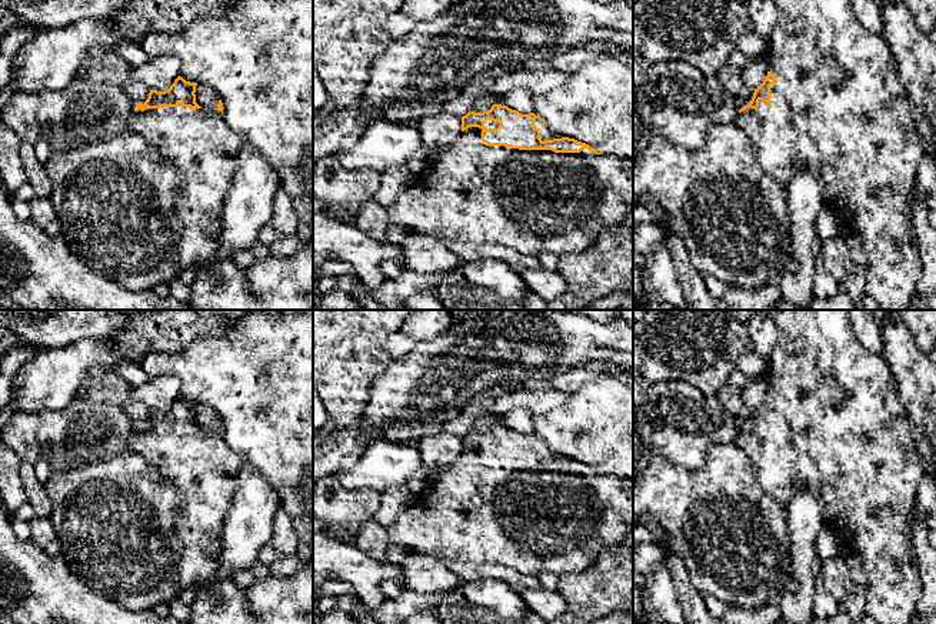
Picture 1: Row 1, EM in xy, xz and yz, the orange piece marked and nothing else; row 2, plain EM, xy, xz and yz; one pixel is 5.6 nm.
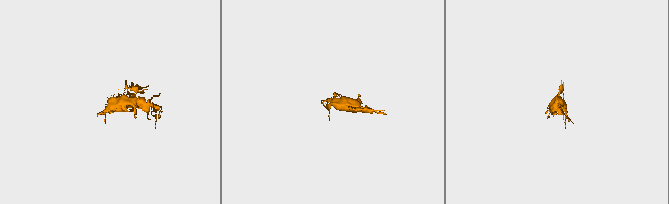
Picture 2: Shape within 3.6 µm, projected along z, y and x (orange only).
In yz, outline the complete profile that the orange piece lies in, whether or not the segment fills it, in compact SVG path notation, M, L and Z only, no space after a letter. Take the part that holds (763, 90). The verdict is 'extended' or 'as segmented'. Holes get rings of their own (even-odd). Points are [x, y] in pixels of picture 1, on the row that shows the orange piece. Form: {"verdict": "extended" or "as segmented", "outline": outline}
{"verdict": "extended", "outline": "M773 0L779 9L779 23L770 33L765 59L767 61L767 76L763 83L755 89L753 97L746 107L737 114L736 124L747 133L757 147L757 158L760 167L770 174L785 188L790 180L795 164L805 166L823 184L825 206L837 213L843 221L846 231L855 231L862 241L865 254L865 294L870 296L879 306L879 310L903 310L915 296L917 281L922 274L922 260L916 241L916 233L912 223L912 203L915 194L916 168L922 160L923 150L919 131L915 123L915 111L906 96L893 97L885 87L885 77L893 60L890 47L882 34L873 34L866 30L856 16L850 0Z"}

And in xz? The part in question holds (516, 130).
{"verdict": "extended", "outline": "M494 101L489 111L474 113L469 111L462 117L462 134L449 144L439 157L433 161L427 173L417 176L416 181L407 186L396 198L396 201L386 208L389 223L400 226L407 231L424 233L436 236L440 240L453 240L460 243L470 243L473 246L482 244L502 244L517 250L519 253L536 257L540 253L552 253L556 256L580 254L587 250L604 230L617 226L630 214L633 206L633 160L606 156L593 150L589 144L574 139L563 137L553 133L543 119L534 113L522 114L509 109L504 104Z"}

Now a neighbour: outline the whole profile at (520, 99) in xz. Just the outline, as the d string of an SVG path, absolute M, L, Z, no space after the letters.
M517 87L509 90L504 96L502 96L504 106L512 110L516 110L522 114L533 113L533 94L530 90L524 87Z

